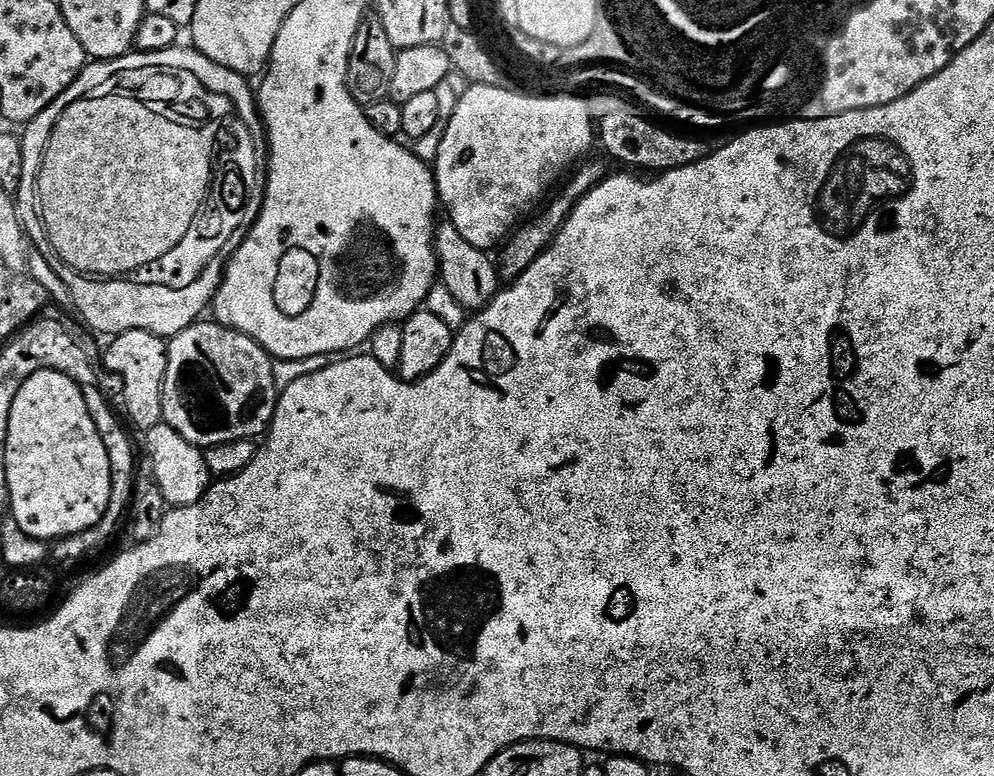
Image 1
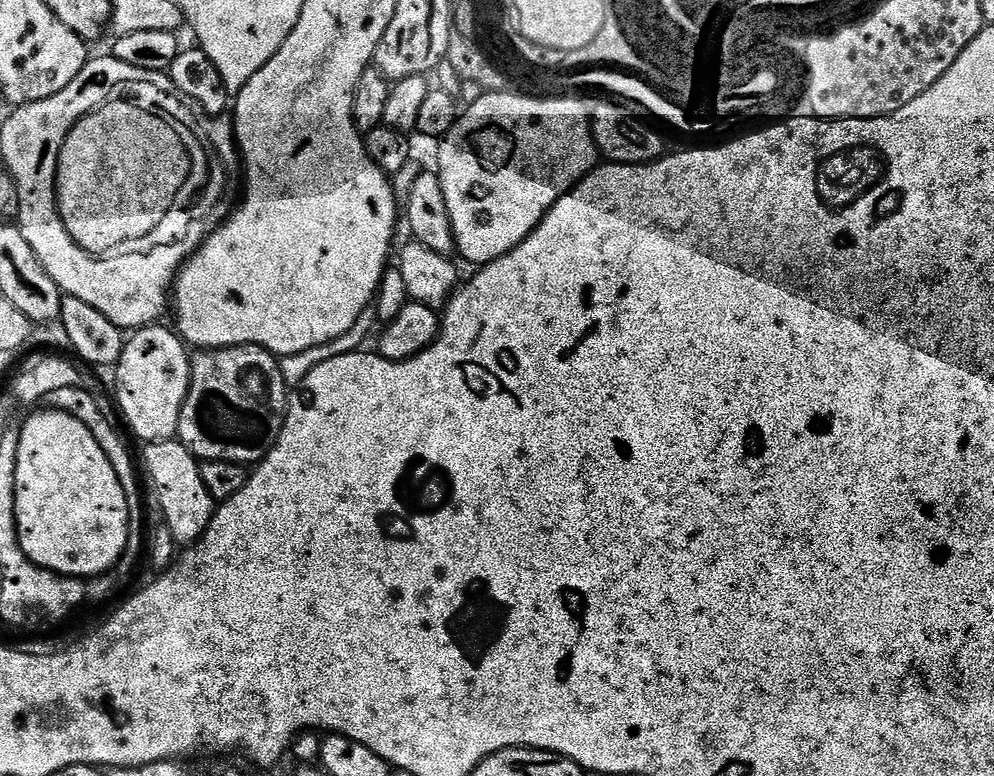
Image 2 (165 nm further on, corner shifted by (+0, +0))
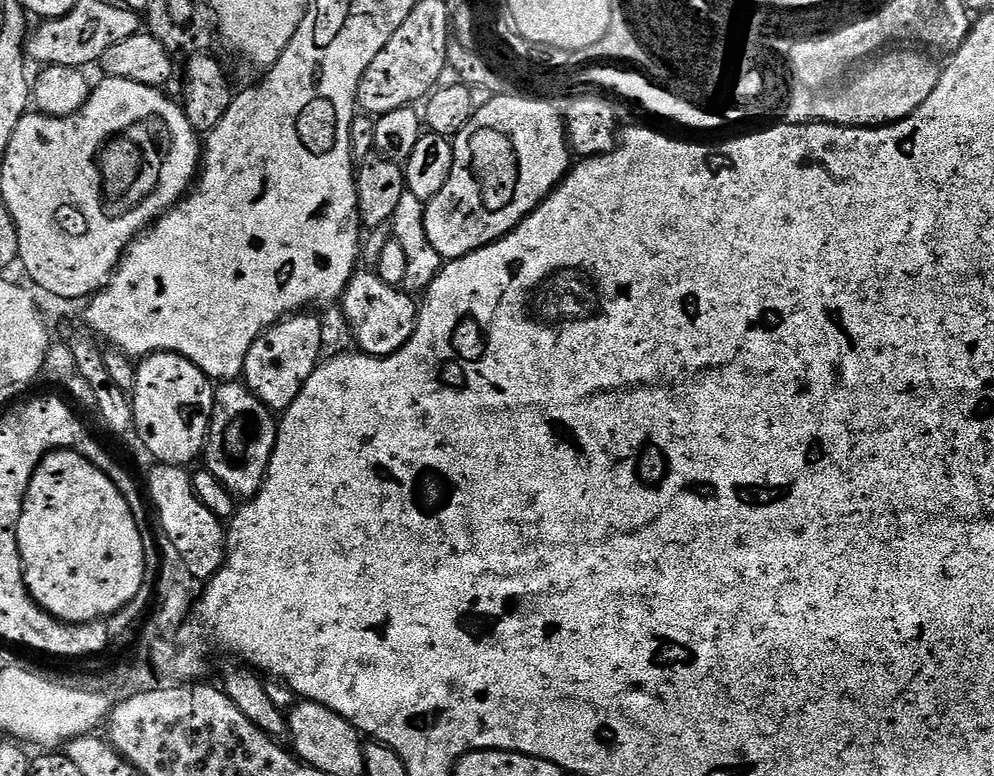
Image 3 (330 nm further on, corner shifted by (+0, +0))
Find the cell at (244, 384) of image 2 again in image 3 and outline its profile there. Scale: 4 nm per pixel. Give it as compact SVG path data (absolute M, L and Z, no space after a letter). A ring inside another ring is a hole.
M224 382L216 388L216 401L212 407L212 417L210 418L210 426L208 427L208 437L204 443L204 451L202 453L203 467L210 470L210 474L214 474L214 478L218 478L218 482L222 482L222 486L226 486L226 490L230 492L233 498L238 502L247 502L255 500L257 494L262 490L262 482L266 478L268 473L268 463L272 457L272 451L276 445L276 429L278 427L277 417L271 412L271 410L262 403L262 401L251 392L247 384L243 382Z

